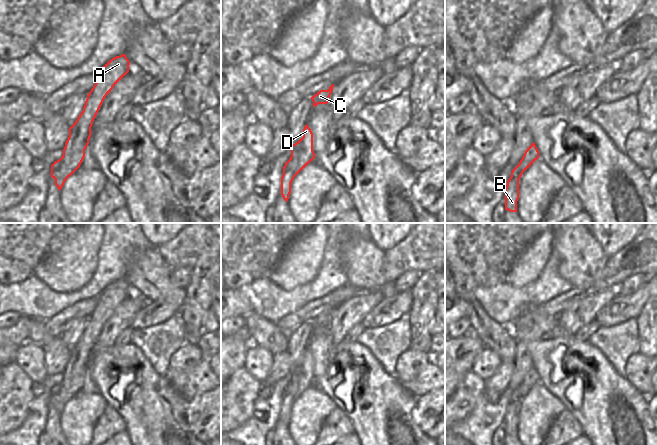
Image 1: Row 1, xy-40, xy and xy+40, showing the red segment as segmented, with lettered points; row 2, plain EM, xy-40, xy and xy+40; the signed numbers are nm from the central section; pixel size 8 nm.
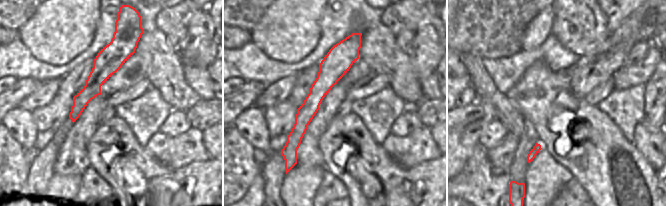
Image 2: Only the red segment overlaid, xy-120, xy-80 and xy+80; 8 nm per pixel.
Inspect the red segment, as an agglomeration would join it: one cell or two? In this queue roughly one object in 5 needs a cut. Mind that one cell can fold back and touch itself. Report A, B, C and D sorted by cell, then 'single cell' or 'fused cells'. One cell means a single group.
groups A B C D; single cell

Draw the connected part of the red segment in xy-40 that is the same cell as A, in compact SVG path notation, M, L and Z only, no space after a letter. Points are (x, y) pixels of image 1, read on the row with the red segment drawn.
M125 54L109 60L97 73L97 81L85 101L83 111L69 128L62 157L51 165L51 177L62 189L65 181L80 167L91 137L93 121L113 87L129 72L130 62Z

